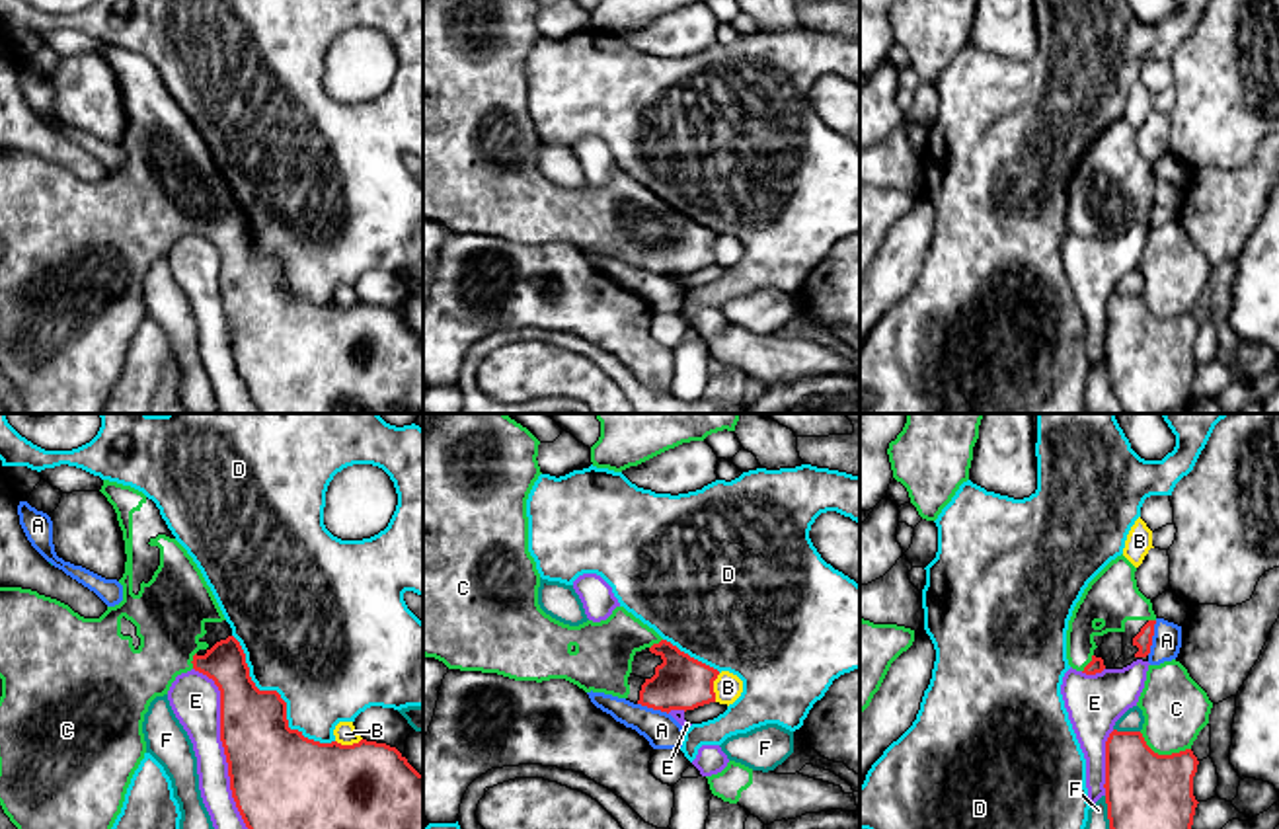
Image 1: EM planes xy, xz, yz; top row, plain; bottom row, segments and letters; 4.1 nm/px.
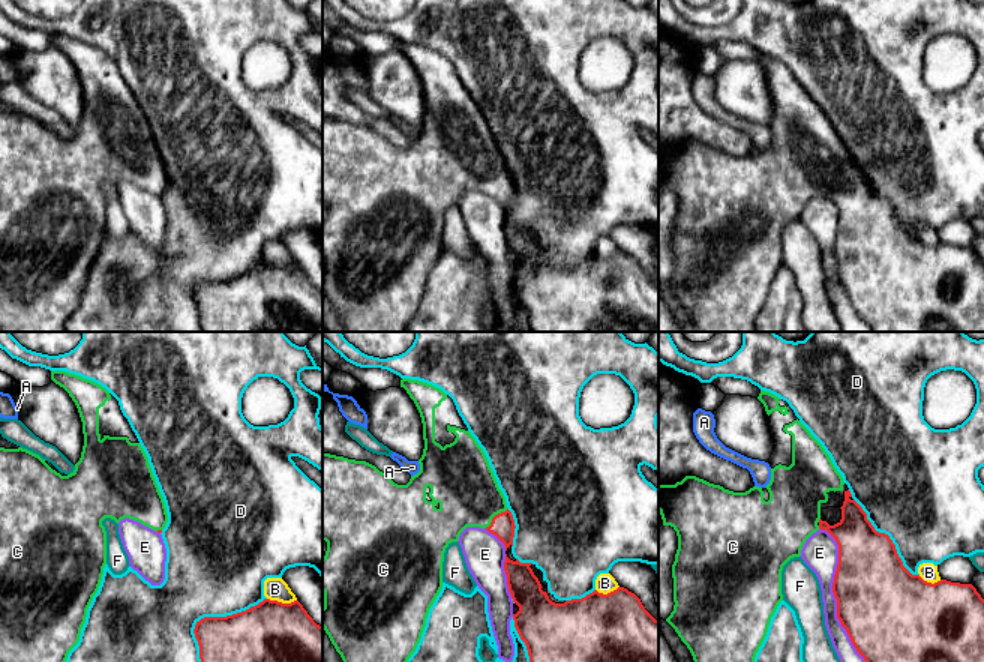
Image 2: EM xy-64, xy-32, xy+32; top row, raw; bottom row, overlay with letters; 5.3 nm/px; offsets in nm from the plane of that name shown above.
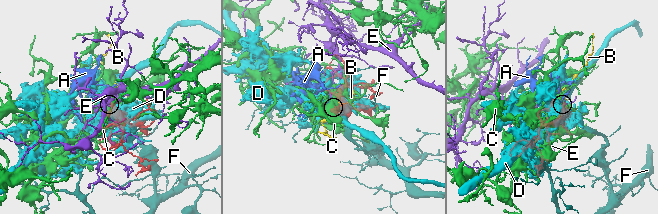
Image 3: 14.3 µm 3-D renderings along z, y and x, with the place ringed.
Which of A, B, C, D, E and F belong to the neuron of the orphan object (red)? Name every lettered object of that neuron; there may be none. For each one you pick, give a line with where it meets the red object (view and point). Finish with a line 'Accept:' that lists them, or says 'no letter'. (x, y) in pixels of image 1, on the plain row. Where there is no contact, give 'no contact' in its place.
C: yz (1162, 318)
Accept: C

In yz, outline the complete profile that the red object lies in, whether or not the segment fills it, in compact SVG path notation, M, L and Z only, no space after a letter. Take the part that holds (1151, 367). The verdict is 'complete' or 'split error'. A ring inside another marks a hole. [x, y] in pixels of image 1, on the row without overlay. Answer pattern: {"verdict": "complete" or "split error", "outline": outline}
{"verdict": "split error", "outline": "M1172 222L1148 228L1144 252L1137 269L1143 273L1141 295L1113 293L1105 304L1105 367L1109 392L1125 414L1168 414L1189 402L1197 363L1193 339L1197 320L1191 314L1199 295L1209 287L1213 265L1189 240L1187 232Z"}

